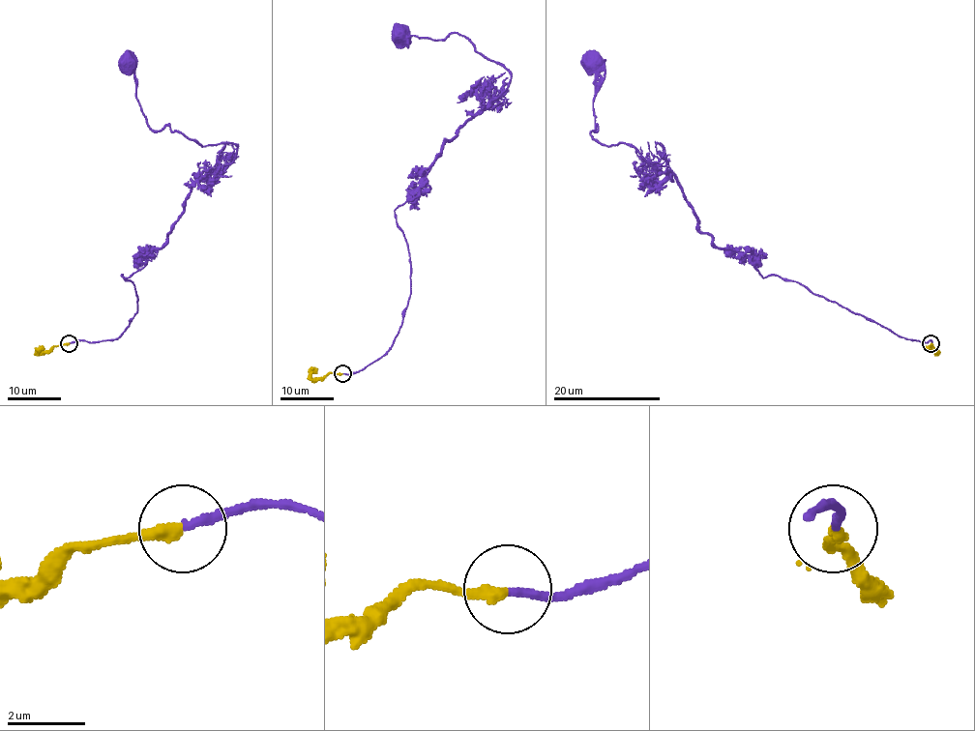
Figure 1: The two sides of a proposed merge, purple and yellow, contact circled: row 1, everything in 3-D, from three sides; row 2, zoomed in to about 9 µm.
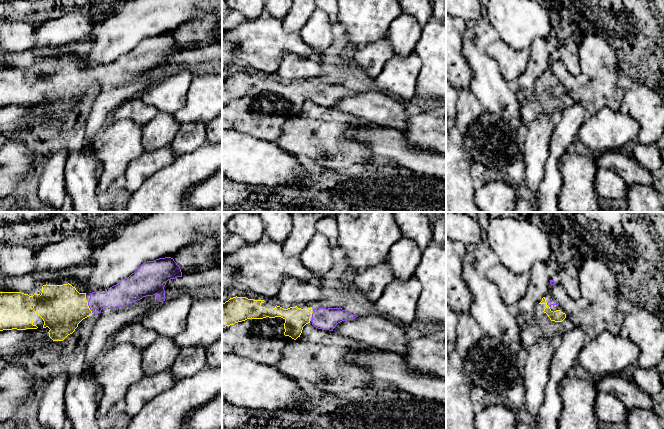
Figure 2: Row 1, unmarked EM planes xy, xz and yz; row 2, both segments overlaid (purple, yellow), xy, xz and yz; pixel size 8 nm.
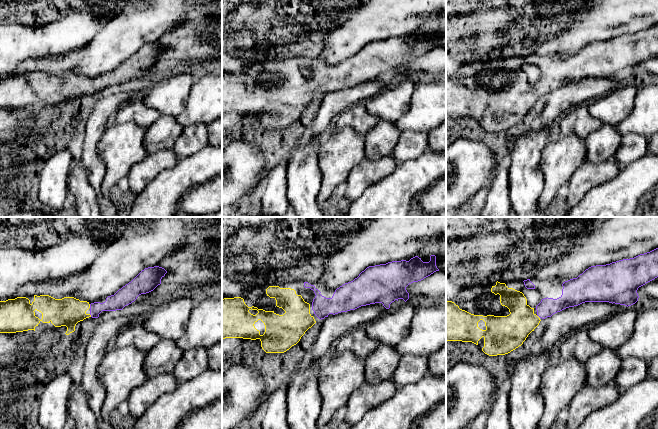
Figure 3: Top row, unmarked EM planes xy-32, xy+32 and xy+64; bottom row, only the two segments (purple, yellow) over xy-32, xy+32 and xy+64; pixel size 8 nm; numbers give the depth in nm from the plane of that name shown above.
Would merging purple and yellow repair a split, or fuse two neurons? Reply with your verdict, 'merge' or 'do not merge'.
merge

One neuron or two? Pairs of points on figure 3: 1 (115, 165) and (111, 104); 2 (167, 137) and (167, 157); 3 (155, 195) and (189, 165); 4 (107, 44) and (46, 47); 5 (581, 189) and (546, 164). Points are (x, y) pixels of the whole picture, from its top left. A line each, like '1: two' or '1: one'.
1: two
2: two
3: one
4: two
5: two

